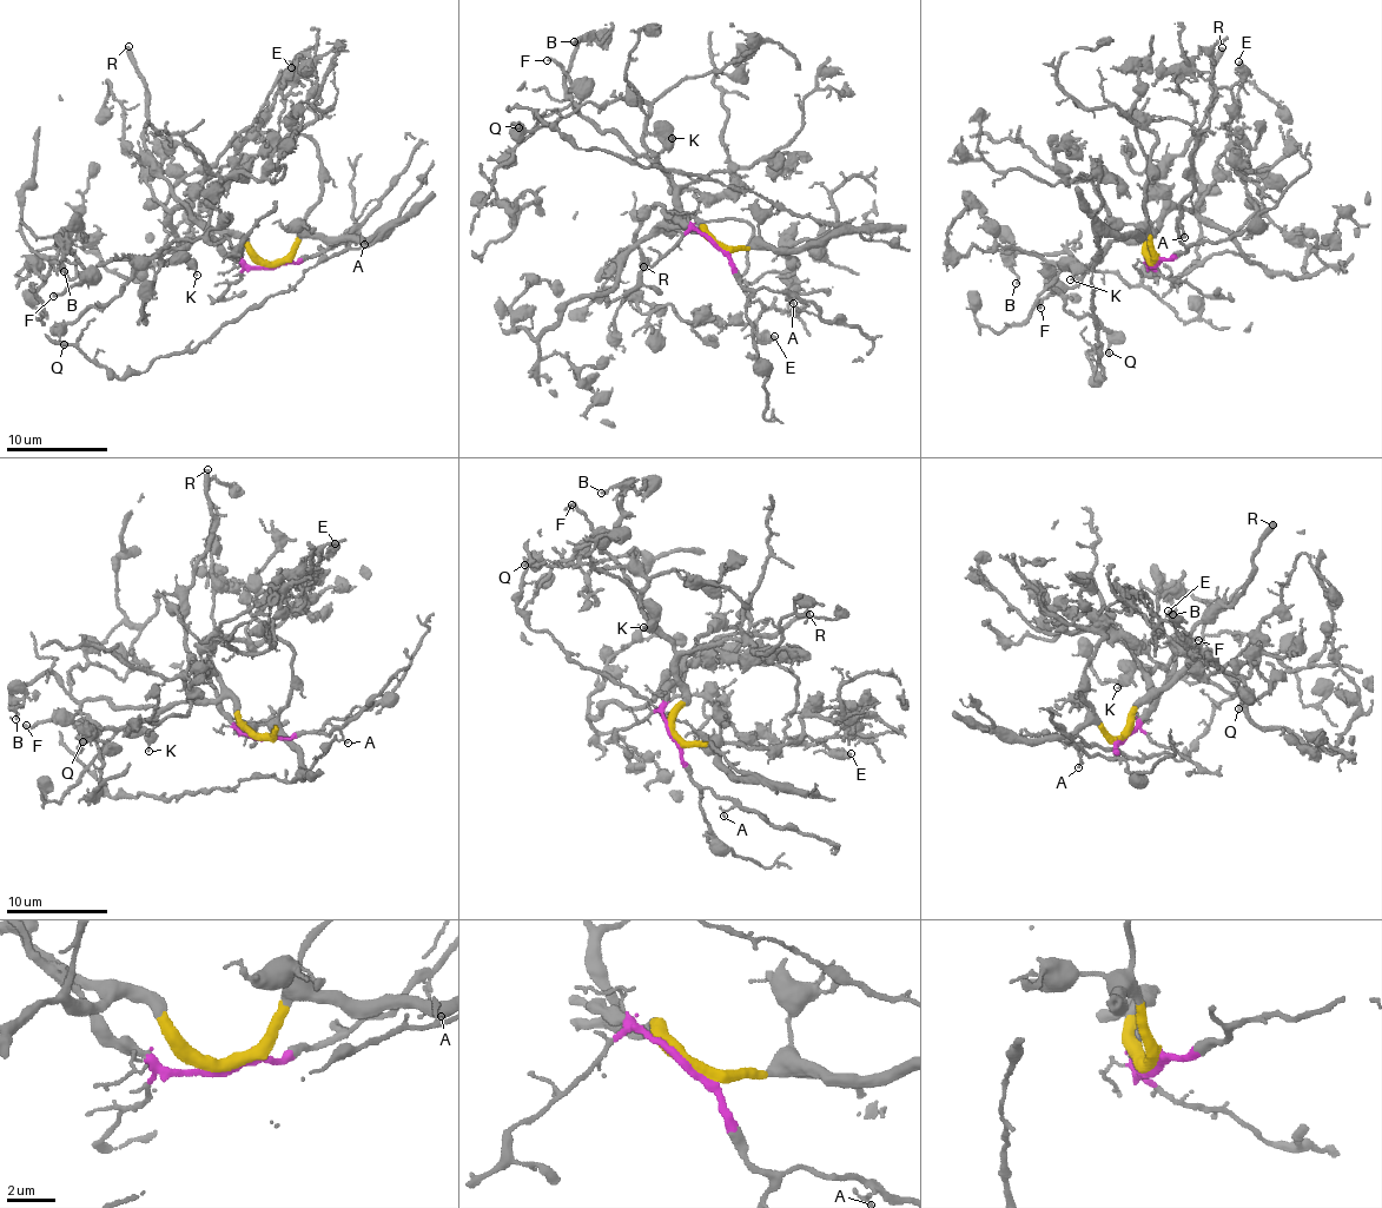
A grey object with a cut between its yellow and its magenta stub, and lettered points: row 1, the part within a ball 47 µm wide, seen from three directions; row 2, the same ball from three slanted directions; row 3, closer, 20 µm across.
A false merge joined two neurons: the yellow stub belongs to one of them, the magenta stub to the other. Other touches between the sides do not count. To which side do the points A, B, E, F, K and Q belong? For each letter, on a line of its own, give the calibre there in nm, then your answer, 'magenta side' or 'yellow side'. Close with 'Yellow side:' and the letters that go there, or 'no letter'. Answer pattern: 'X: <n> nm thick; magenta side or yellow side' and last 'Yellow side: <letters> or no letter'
A: 130 nm thick; magenta side
B: 140 nm thick; yellow side
E: 500 nm thick; yellow side
F: 180 nm thick; yellow side
K: 150 nm thick; yellow side
Q: 180 nm thick; yellow side
Yellow side: B, E, F, K, Q

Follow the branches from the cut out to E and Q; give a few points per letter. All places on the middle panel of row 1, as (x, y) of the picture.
E: (716, 243), (705, 229), (659, 226), (693, 217), (751, 226), (740, 279), (765, 305), (759, 334), (775, 337)
Q: (716, 243), (688, 222), (672, 175), (645, 145), (646, 105), (588, 101), (531, 130), (518, 126)

